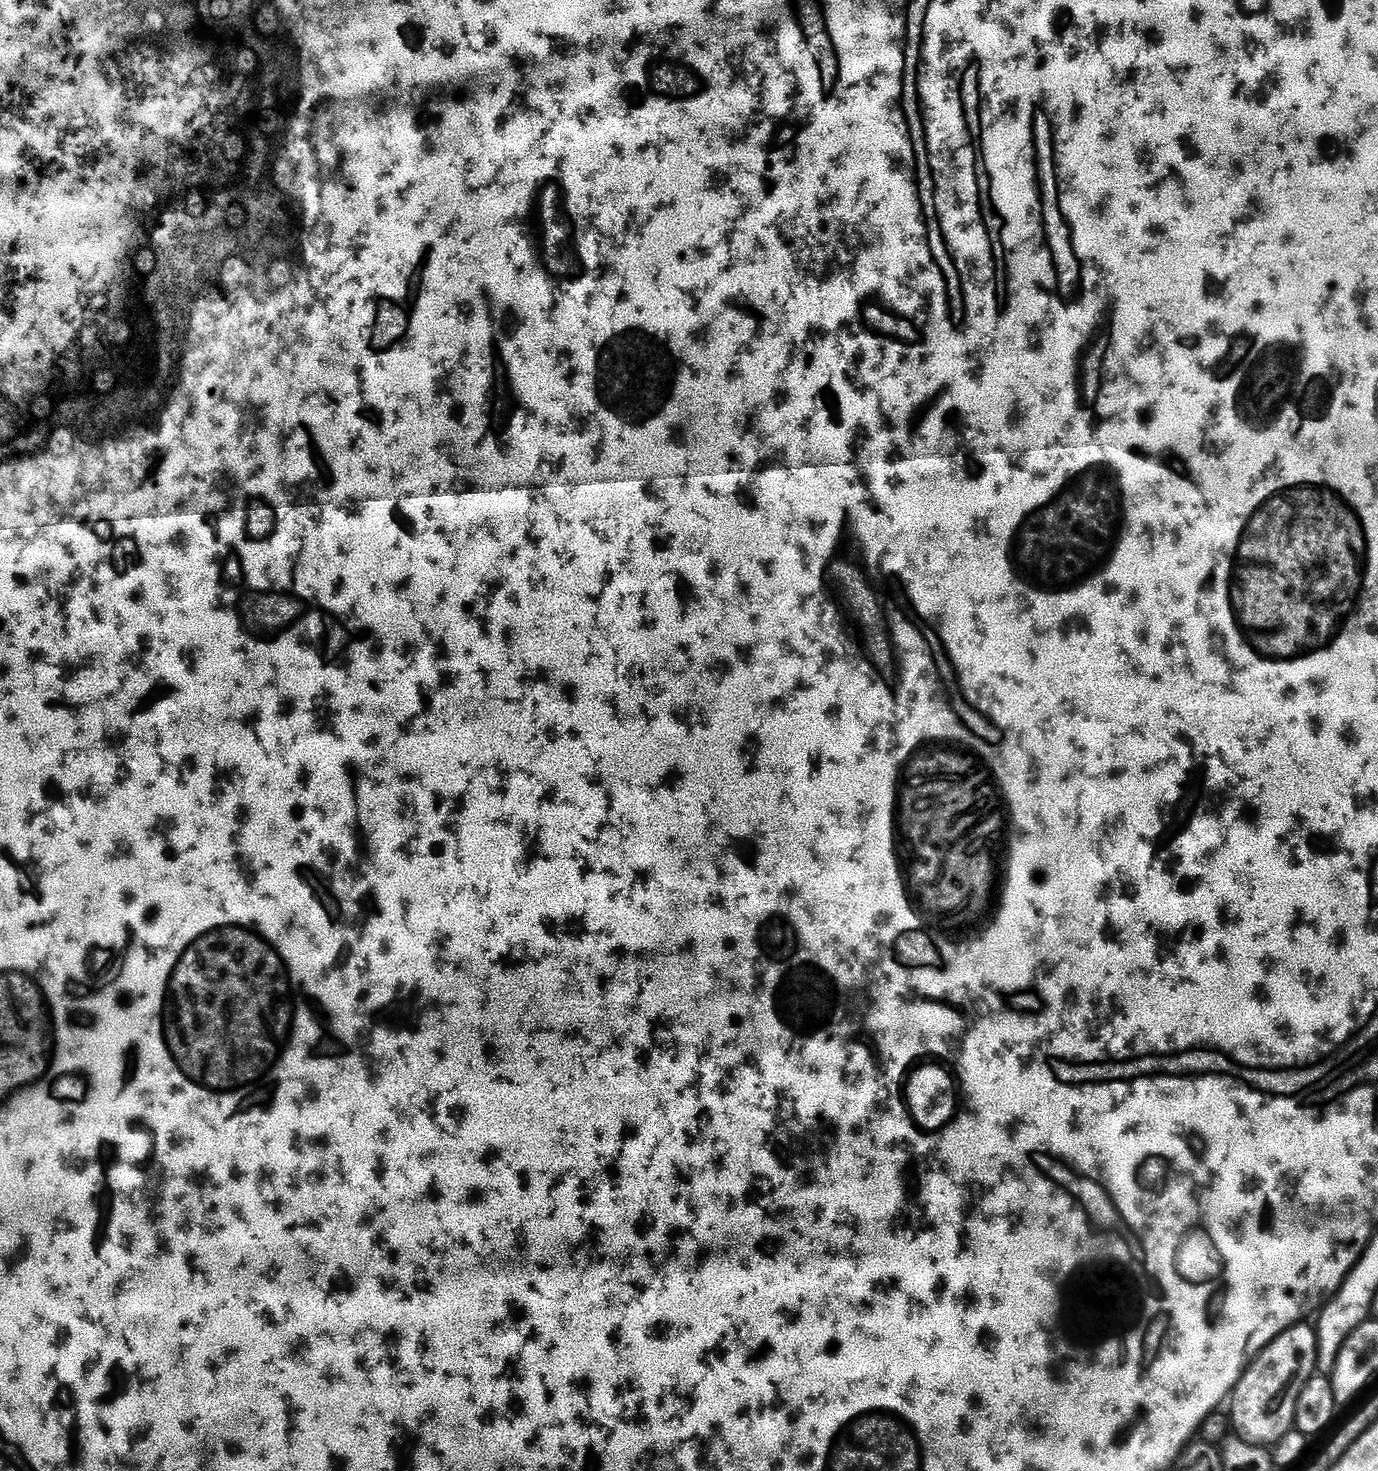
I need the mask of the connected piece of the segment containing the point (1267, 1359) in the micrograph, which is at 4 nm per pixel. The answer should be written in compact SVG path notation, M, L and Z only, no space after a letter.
M1311 1323L1290 1326L1270 1346L1266 1346L1252 1359L1230 1397L1232 1427L1251 1444L1276 1446L1296 1427L1298 1398L1306 1382L1317 1375L1318 1338Z

